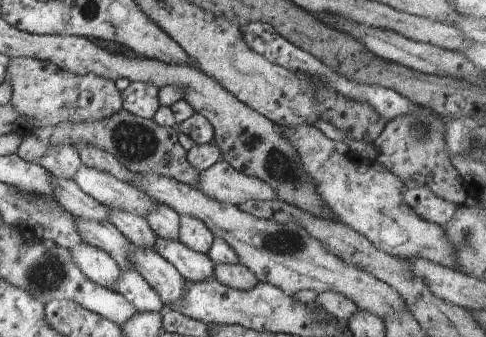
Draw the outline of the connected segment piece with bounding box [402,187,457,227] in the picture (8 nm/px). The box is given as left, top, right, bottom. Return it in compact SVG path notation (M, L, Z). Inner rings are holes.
M408 187L402 198L420 218L443 227L454 218L457 209L456 204L438 198L428 187Z

